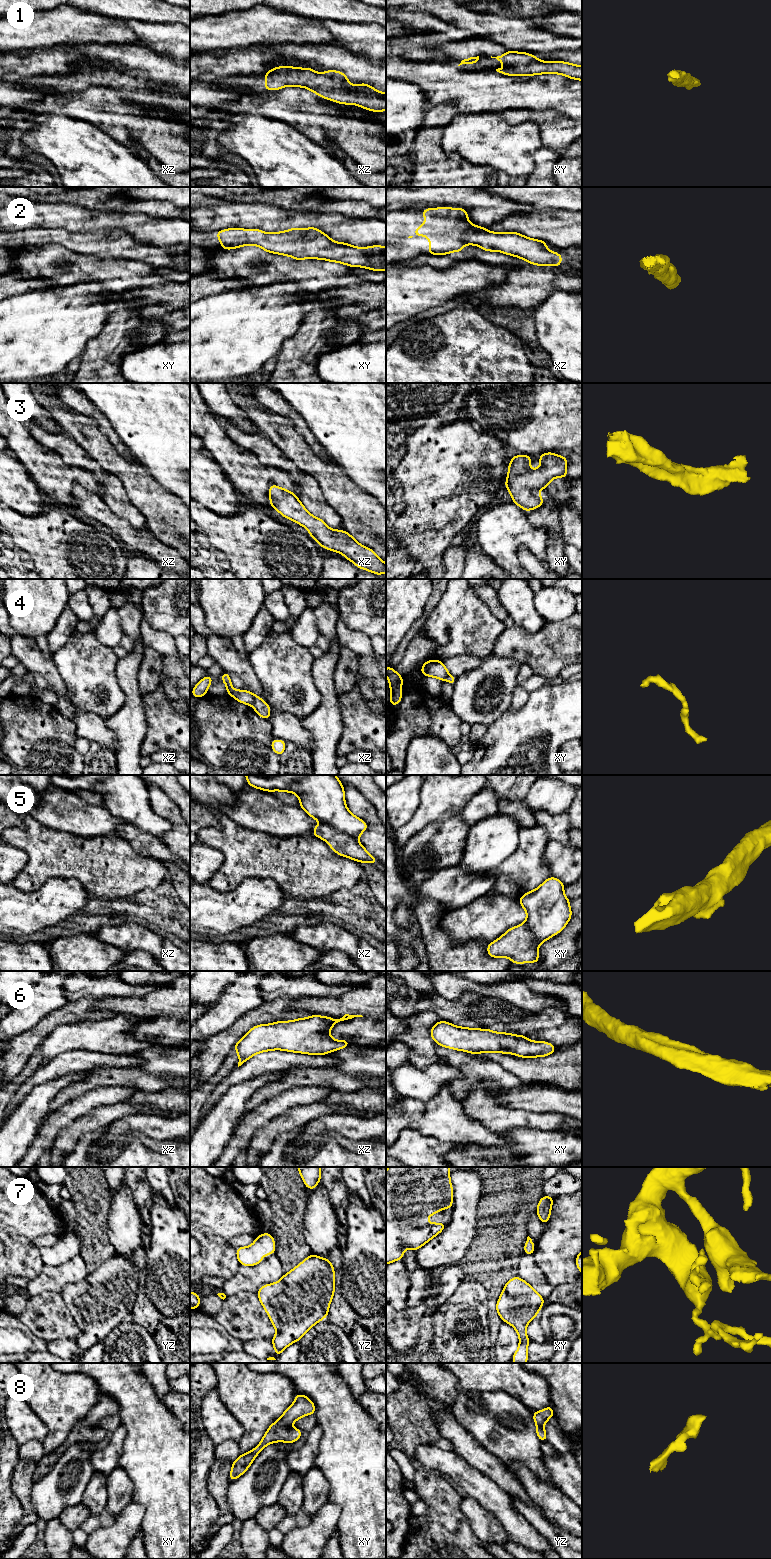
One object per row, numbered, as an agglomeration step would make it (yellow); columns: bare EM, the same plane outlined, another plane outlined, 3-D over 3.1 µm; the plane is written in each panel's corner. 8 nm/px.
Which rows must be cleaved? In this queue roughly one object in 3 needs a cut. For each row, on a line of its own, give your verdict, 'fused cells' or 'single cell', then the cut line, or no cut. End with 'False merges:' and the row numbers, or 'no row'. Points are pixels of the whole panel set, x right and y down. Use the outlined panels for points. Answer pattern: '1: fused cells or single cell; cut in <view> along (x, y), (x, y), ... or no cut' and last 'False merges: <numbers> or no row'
1: single cell; no cut
2: single cell; no cut
3: single cell; no cut
4: single cell; no cut
5: fused cells; cut in xz along (322, 821), (356, 839)
6: single cell; no cut
7: single cell; no cut
8: single cell; no cut
False merges: 5

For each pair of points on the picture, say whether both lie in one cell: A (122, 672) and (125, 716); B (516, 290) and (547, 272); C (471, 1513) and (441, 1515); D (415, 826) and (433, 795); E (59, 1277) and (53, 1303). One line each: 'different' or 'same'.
A: same
B: same
C: different
D: same
E: different

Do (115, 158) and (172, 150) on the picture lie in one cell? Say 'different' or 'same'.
different

